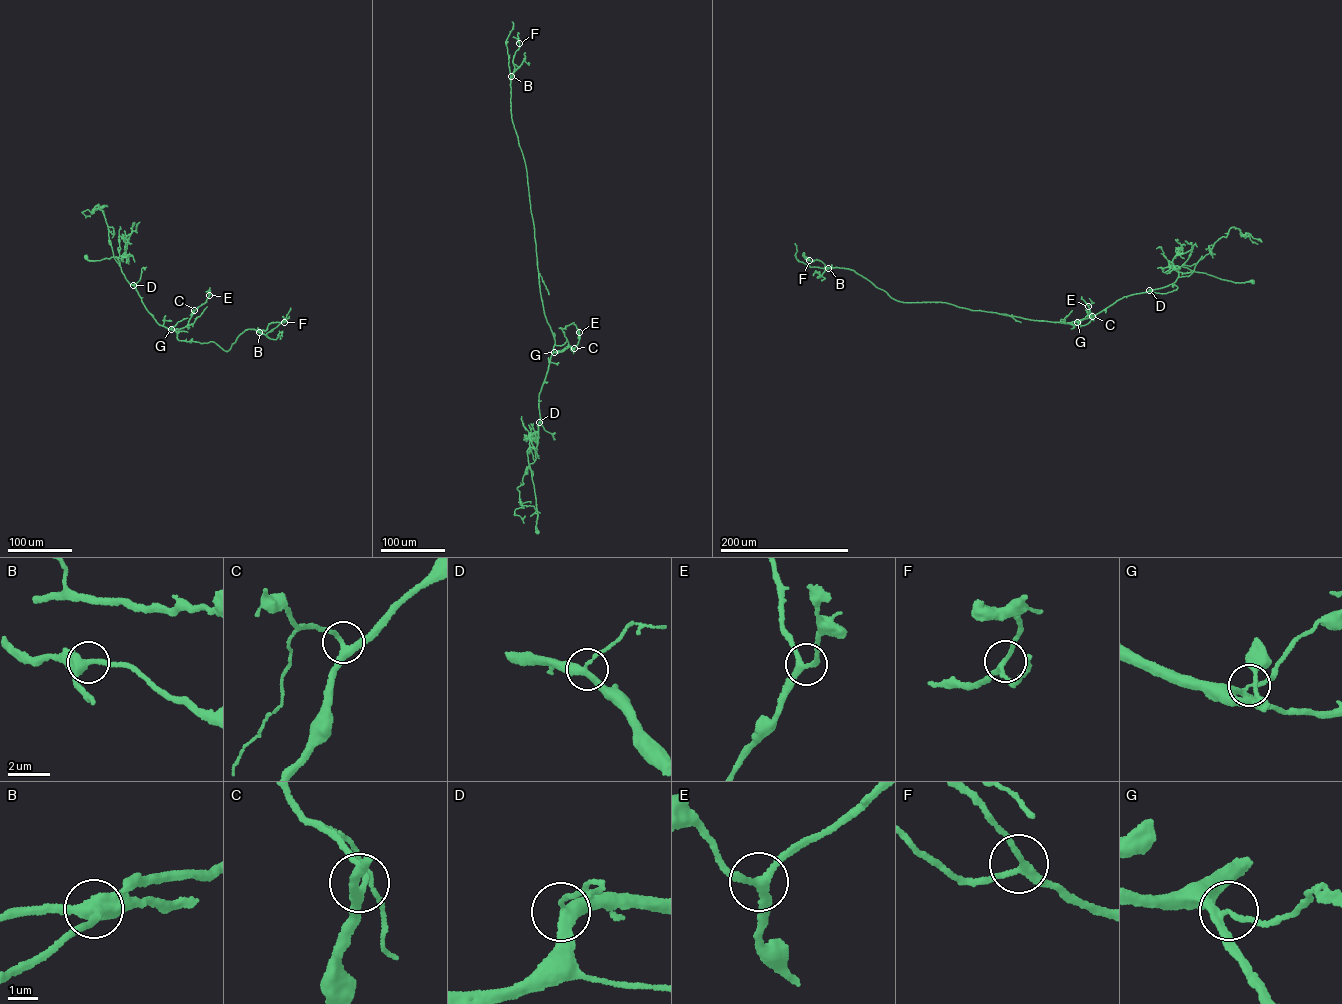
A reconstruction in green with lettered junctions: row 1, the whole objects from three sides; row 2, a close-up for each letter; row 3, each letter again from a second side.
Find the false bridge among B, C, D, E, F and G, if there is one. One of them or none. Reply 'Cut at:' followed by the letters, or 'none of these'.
Cut at: none of these

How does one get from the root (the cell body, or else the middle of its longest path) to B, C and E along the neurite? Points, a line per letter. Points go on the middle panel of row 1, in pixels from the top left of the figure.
B: (537, 532), (527, 451), (537, 445), (539, 396), (555, 339), (540, 293), (526, 169), (511, 117), (511, 76)
C: (537, 532), (535, 497), (527, 451), (537, 445), (539, 396), (551, 355), (569, 346), (572, 350), (574, 348)
E: (537, 532), (535, 497), (527, 451), (537, 445), (539, 396), (551, 355), (569, 346), (573, 350), (579, 332)

